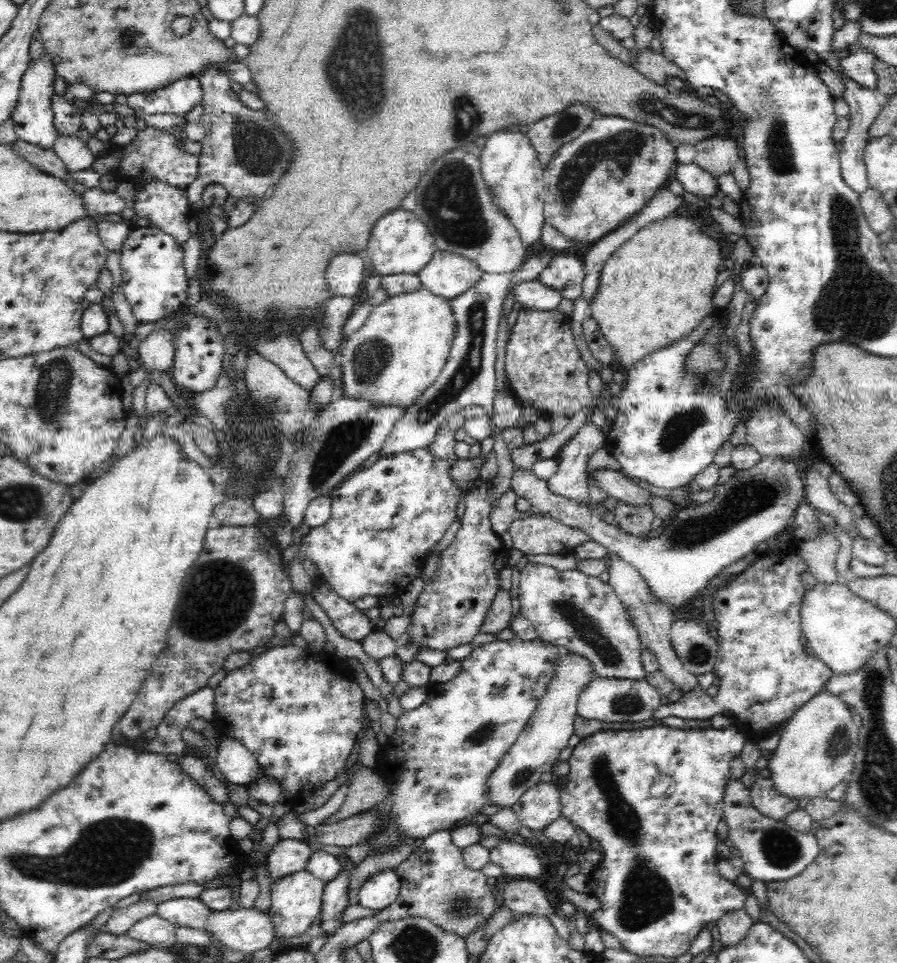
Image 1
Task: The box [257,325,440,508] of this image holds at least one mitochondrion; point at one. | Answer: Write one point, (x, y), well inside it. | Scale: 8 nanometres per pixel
(344, 439)

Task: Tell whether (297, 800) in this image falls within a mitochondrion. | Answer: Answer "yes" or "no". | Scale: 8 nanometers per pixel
no

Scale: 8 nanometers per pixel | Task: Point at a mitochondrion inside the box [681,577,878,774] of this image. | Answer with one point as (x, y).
(838, 742)

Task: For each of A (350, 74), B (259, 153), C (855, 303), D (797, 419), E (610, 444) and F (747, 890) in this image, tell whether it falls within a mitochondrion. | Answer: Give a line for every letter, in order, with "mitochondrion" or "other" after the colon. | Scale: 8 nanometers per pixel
A: mitochondrion
B: mitochondrion
C: mitochondrion
D: other
E: other
F: other

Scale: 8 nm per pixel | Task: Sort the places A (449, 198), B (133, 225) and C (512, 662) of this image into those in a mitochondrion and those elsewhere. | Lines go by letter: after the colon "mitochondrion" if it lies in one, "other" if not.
A: mitochondrion
B: other
C: other

